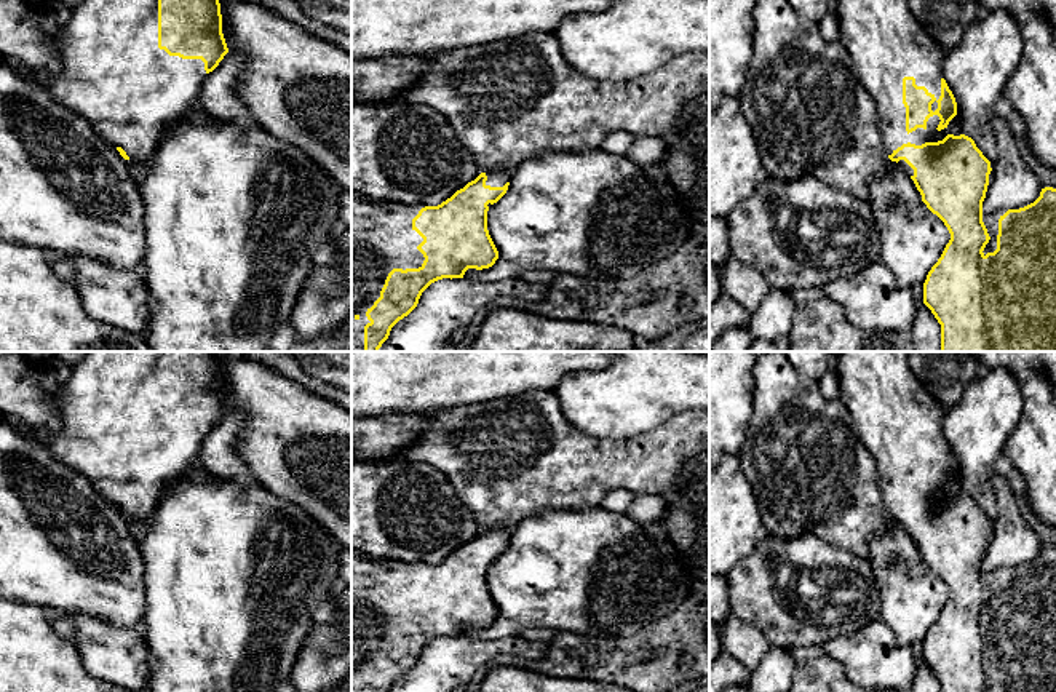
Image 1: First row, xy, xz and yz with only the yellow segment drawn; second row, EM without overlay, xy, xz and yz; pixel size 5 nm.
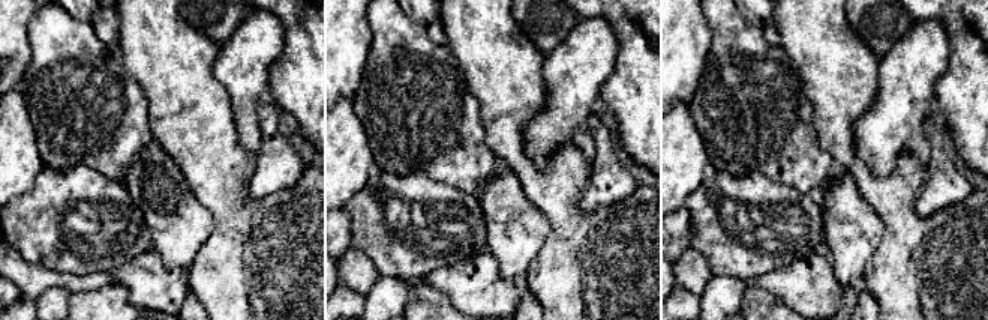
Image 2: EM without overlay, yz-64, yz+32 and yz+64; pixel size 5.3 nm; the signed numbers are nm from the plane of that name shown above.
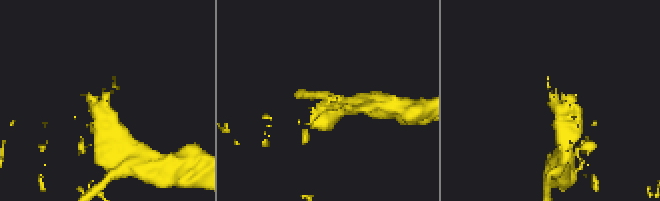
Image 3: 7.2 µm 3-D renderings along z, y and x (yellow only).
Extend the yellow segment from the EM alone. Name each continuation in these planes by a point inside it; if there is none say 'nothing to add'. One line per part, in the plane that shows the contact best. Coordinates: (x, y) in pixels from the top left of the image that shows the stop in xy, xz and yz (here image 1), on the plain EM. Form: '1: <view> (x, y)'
1: yz (885, 400)
2: yz (991, 579)

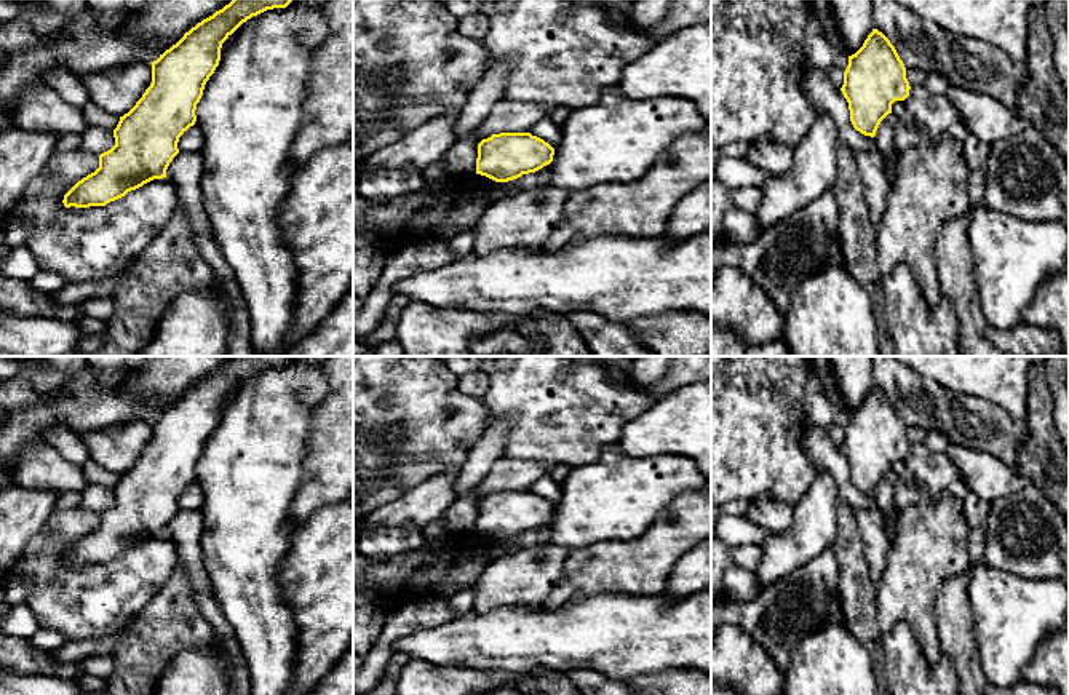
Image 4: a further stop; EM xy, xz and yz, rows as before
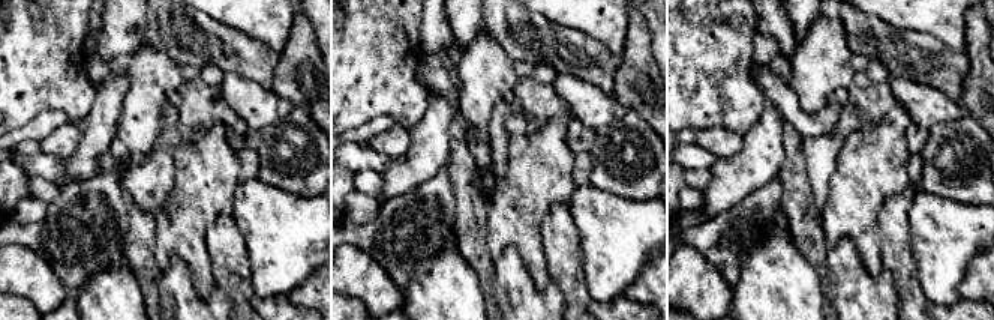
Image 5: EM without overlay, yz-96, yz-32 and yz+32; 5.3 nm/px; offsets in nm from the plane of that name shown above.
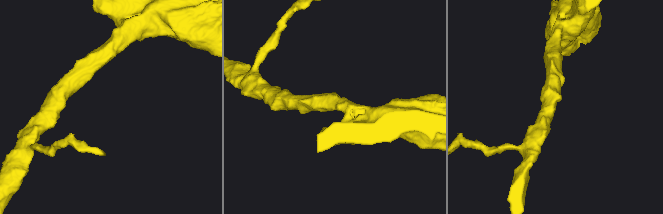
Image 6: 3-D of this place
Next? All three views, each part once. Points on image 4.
nothing to add

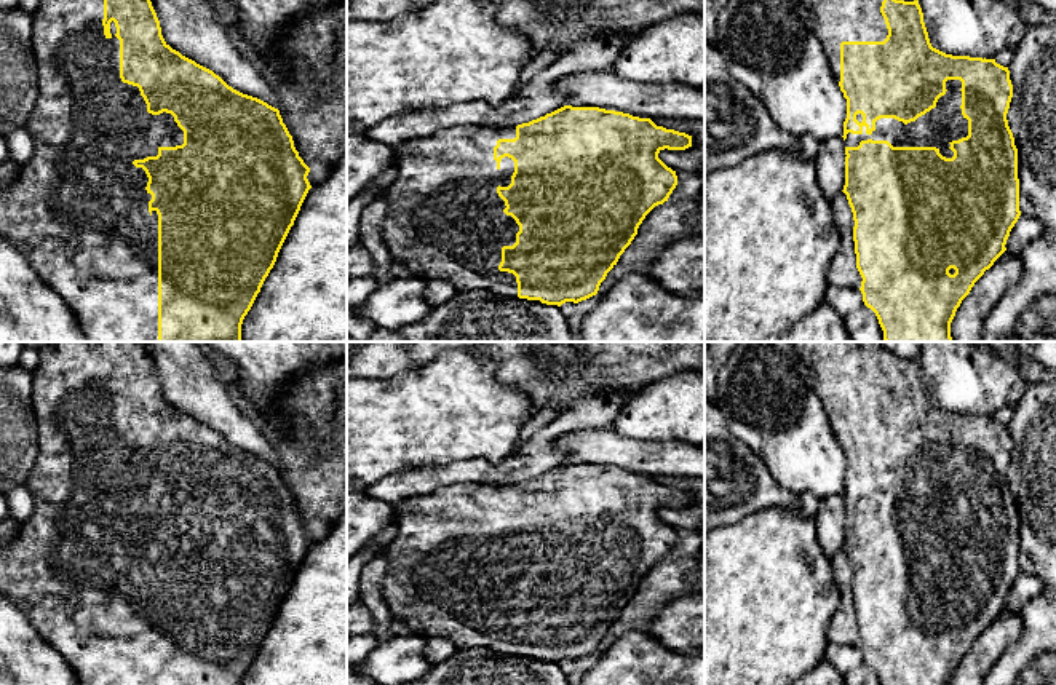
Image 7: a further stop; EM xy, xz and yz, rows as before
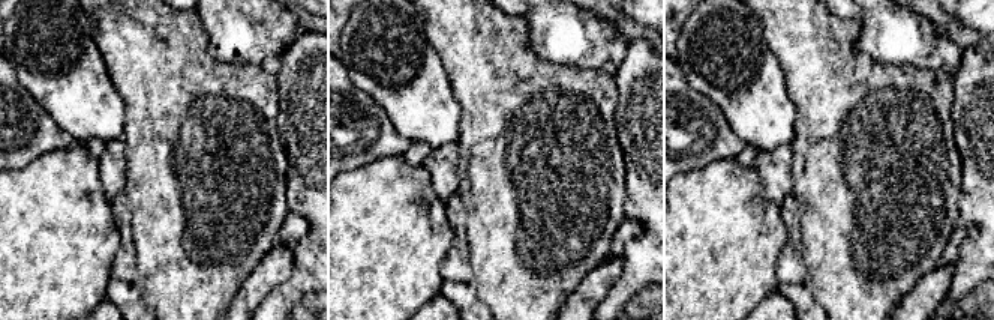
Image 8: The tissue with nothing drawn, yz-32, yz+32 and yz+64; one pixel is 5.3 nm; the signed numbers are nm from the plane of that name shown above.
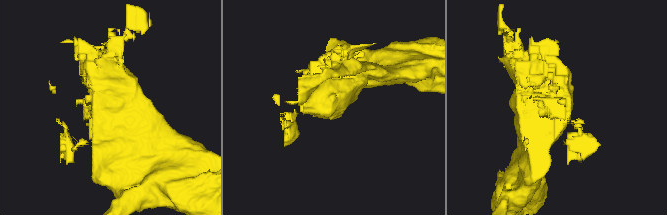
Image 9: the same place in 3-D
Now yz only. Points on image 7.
1: yz (944, 481)

